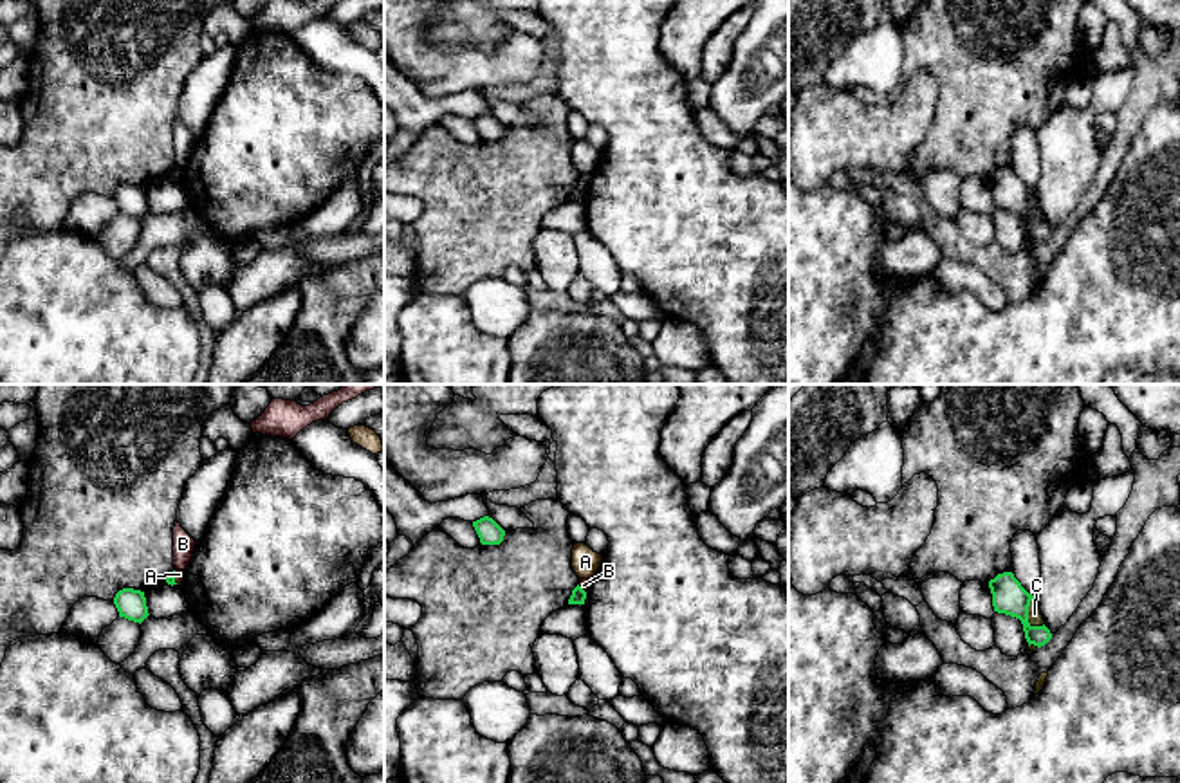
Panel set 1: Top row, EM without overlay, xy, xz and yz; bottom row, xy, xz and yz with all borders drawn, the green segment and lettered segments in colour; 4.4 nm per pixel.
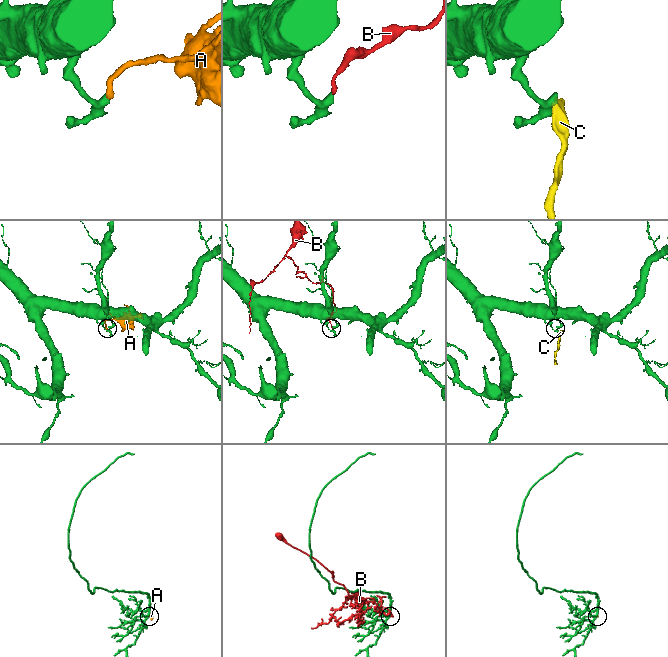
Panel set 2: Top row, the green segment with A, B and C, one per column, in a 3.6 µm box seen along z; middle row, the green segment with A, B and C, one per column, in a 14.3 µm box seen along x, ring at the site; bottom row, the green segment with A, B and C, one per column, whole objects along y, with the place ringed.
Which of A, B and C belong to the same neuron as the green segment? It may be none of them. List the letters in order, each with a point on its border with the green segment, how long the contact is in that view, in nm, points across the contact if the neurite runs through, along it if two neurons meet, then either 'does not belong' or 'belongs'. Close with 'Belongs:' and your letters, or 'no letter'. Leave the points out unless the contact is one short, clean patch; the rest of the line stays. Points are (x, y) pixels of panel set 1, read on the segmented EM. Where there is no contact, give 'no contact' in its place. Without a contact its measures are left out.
A: meets green in xy at (174, 578); contact 70 nm long; border along xy (174, 571), (177, 583); does not belong
B: meets green in xz at (581, 589); contact 60 nm long; border along xz (578, 583), (585, 592); does not belong
C: meets green in yz at (1027, 616); contact 140 nm long; border along yz (1032, 598), (1029, 621), (1041, 626); does not belong
Belongs: no letter

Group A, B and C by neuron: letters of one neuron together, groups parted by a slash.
A / B / C

